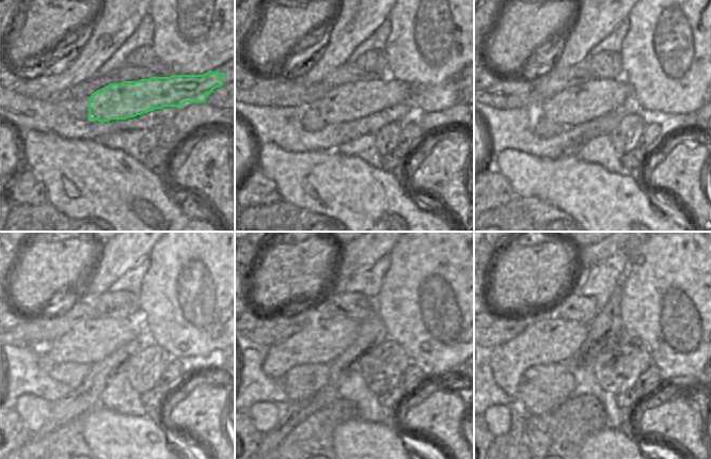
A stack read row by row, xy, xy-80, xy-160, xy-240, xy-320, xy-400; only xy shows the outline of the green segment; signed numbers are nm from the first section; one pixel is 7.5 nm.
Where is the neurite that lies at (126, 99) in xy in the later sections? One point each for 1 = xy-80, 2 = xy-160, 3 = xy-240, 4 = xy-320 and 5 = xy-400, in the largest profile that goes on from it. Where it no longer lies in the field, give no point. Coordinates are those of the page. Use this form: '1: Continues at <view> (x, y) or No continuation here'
1: Continues at xy-80 (349, 101)
2: Continues at xy-160 (579, 104)
3: Continues at xy-240 (89, 342)
4: Continues at xy-320 (327, 337)
5: Continues at xy-400 (549, 339).

